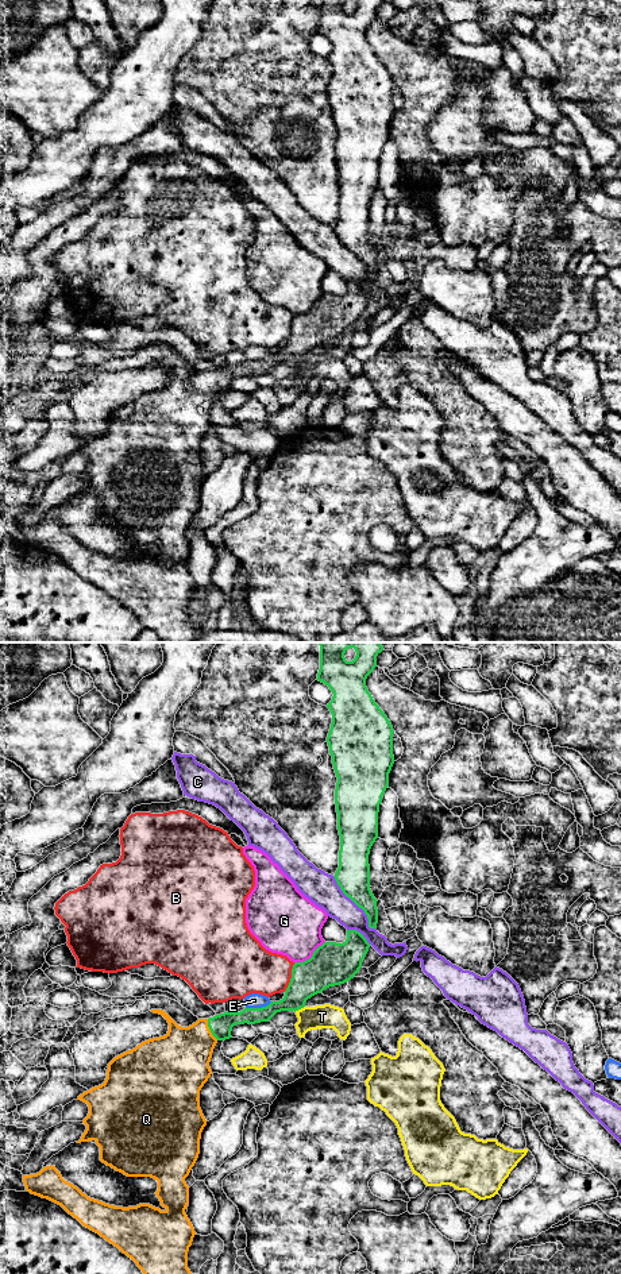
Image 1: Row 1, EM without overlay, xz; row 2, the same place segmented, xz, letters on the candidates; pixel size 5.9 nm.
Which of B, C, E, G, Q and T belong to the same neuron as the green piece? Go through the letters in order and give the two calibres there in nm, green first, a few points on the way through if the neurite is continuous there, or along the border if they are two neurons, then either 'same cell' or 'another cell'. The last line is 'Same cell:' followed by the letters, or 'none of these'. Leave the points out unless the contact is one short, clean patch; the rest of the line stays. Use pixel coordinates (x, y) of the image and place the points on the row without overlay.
B: 260 nm thick on the green side, 280 nm on the other; border along xz (294, 316), (290, 324), (290, 334), (284, 343); another cell
C: 200 nm thick on the green side, 190 nm on the other; another cell
E: 140 nm thick on the green side, 90 nm on the other; another cell
G: 260 nm thick on the green side, 380 nm on the other; another cell
Q: 140 nm thick on the green side, 340 nm on the other; runs through xz (220, 378), (209, 381), (181, 410); same cell
T: 200 nm thick on the green side, 140 nm on the other; another cell
Same cell: Q

